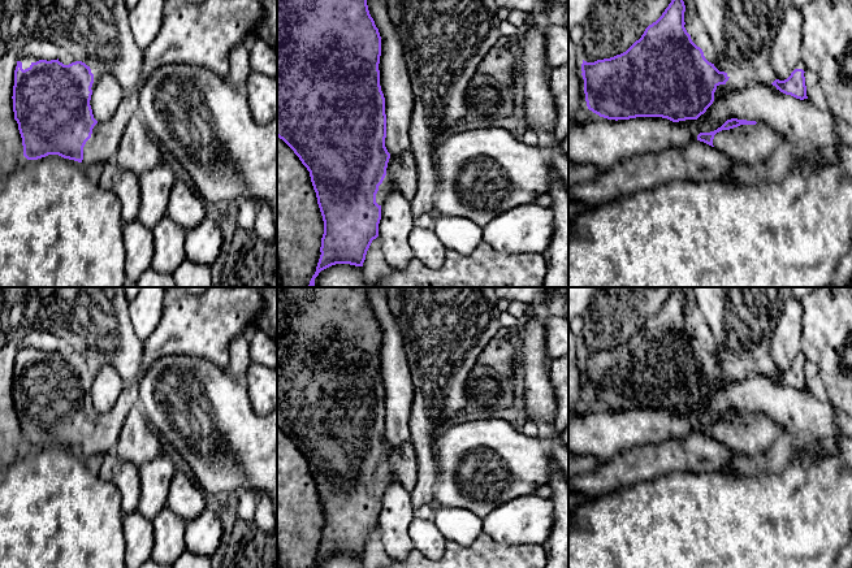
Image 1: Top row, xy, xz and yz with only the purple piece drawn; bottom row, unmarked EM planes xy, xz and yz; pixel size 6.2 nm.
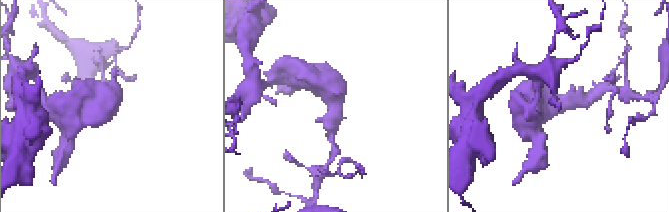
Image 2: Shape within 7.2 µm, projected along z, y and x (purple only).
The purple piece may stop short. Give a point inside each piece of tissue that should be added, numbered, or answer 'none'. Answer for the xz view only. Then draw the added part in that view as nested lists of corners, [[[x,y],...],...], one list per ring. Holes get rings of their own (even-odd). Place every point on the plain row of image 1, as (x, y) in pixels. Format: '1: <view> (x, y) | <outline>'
1: xz (401, 467) | [[[410,441],[399,447],[390,446],[386,467],[376,485],[376,494],[381,497],[386,486],[394,481],[399,482],[408,493],[418,484],[418,458]]]

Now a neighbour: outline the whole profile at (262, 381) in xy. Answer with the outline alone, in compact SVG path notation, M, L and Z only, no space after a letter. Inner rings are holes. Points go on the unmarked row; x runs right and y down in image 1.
M251 363L245 383L258 416L265 416L277 408L277 368Z

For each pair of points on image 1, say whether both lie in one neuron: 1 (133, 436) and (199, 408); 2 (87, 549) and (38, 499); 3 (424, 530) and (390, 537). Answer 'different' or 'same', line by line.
1: different
2: same
3: different

